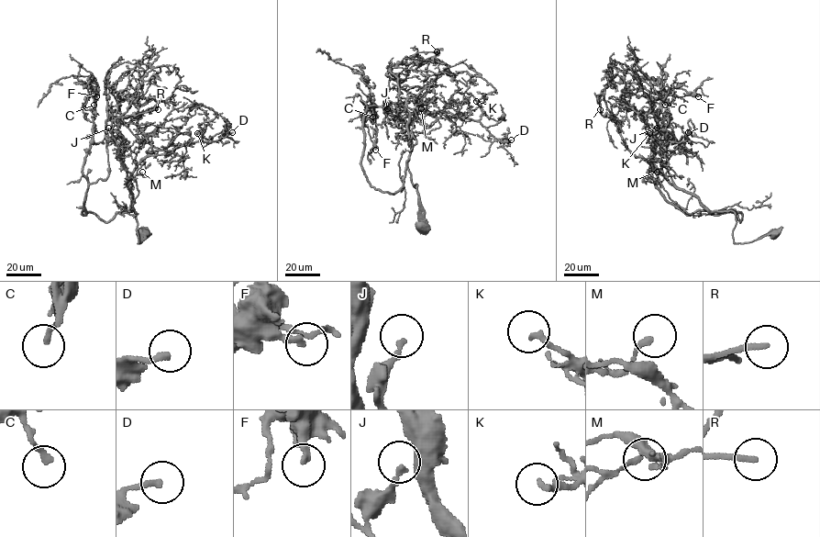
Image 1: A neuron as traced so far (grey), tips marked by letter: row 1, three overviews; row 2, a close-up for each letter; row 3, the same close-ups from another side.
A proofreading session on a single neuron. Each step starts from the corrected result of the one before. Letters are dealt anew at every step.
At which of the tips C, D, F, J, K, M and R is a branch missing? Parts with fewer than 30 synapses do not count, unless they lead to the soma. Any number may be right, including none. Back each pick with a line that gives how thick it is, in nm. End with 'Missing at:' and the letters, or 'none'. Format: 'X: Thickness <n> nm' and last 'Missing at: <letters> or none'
Missing at: none

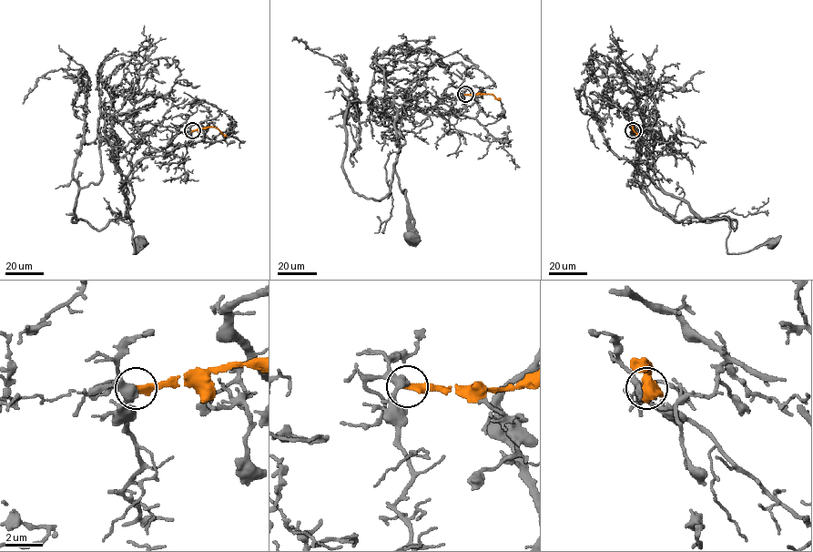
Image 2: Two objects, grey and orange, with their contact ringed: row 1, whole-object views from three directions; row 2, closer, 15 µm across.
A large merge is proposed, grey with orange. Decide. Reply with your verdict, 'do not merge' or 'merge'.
do not merge

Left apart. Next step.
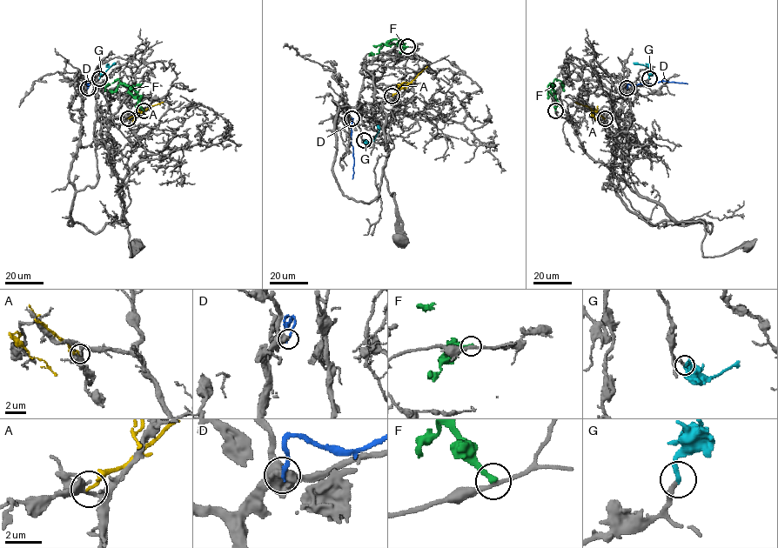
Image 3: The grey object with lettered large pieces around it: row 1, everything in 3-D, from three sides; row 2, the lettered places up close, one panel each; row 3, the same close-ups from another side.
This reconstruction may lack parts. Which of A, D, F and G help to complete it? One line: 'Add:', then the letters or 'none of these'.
Add: G

